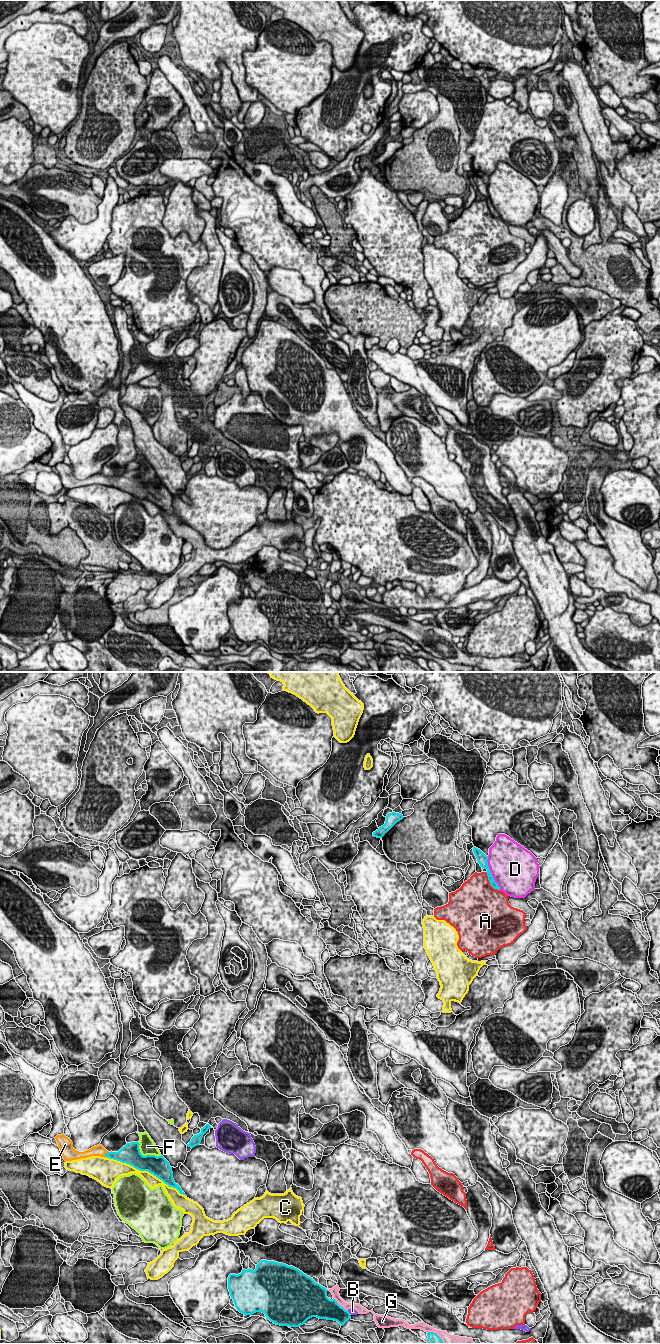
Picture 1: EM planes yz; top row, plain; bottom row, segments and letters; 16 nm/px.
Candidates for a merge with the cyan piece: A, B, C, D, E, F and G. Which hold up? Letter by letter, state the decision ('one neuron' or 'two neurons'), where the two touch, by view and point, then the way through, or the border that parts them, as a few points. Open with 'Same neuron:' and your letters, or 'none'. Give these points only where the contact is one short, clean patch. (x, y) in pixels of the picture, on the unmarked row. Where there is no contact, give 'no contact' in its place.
Same neuron: E
A: two neurons; contact yz (490, 211)
B: two neurons; contact yz (348, 640)
C: two neurons; contact yz (146, 498)
D: two neurons; contact yz (491, 201)
E: one neuron; contact yz (106, 481); way yz (121, 483), (106, 481), (99, 478)
F: two neurons; contact yz (146, 483)
G: two neurons; contact yz (339, 633)

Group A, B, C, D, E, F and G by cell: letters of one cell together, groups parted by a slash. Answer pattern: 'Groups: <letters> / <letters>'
Groups: A / B / C / D / E / F / G

